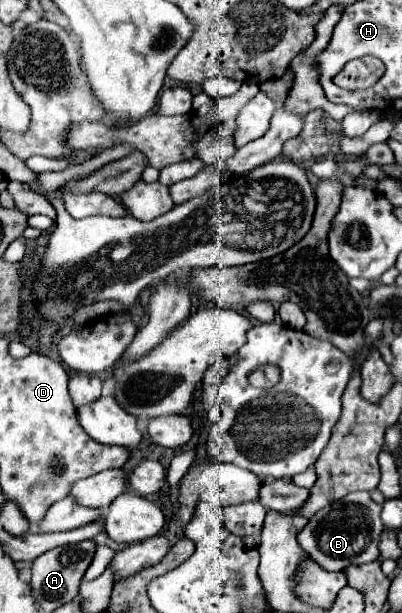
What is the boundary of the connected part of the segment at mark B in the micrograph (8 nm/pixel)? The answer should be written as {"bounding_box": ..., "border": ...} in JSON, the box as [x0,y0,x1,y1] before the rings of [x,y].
{"bounding_box":[297,493,383,571],"border":[[[349,493],[345,495],[345,499],[339,499],[333,505],[327,505],[325,509],[317,511],[303,527],[303,531],[297,533],[297,543],[305,553],[309,553],[309,557],[321,563],[321,567],[325,567],[327,571],[343,571],[347,565],[369,563],[379,557],[377,545],[383,531],[379,513],[381,505],[373,503],[369,493]]]}

